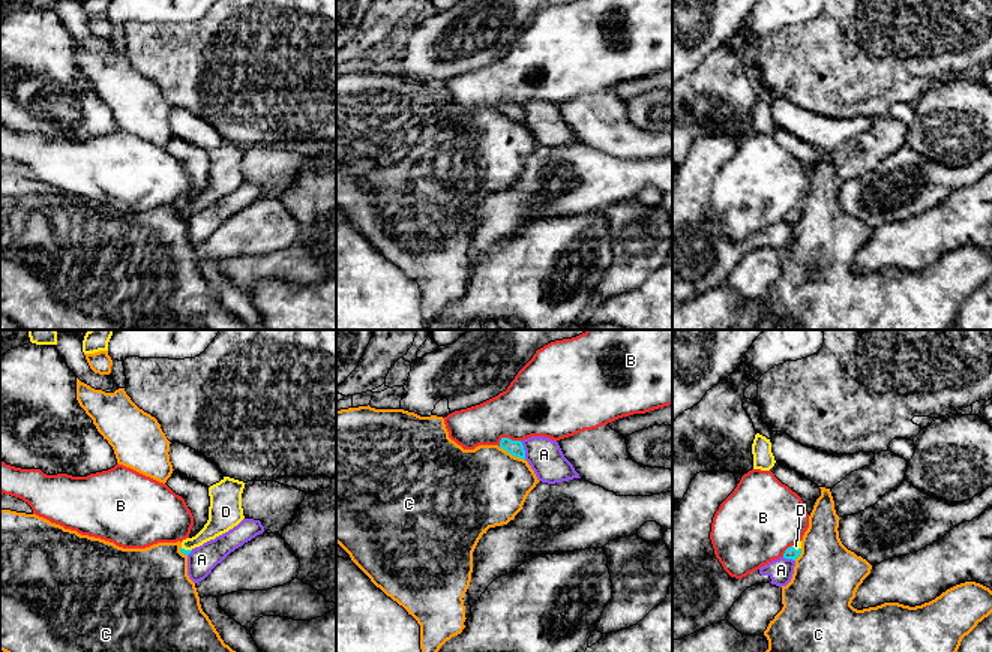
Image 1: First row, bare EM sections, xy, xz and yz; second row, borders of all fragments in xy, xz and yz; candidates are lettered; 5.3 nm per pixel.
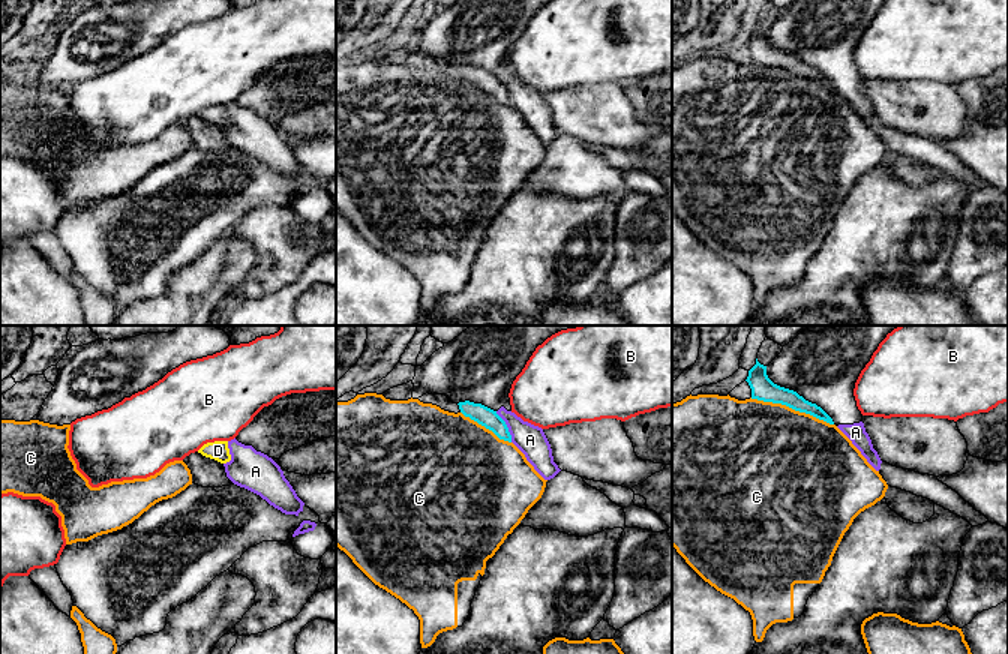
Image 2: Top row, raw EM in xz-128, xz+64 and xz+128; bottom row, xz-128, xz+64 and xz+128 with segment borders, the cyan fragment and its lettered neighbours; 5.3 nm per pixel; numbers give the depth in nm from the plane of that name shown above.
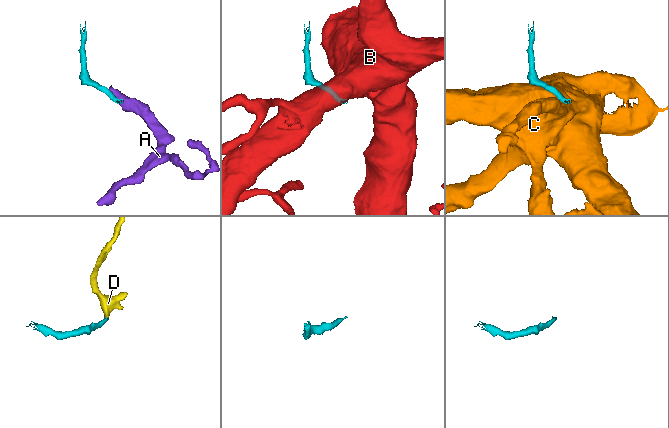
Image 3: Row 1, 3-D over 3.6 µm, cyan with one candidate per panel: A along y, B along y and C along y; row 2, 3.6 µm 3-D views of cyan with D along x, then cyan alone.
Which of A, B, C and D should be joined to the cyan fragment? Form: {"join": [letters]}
{"join": ["D"]}

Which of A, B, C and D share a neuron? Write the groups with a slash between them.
A / B / C / D

